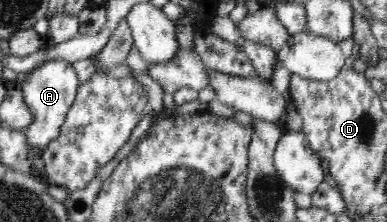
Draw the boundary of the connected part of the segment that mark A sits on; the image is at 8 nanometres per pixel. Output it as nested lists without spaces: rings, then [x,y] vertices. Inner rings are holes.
[[[53,59],[35,67],[21,85],[24,102],[30,110],[30,115],[34,116],[34,121],[28,125],[28,130],[24,131],[25,139],[34,156],[40,155],[44,149],[48,149],[48,145],[58,139],[61,125],[75,100],[80,83],[70,62]]]

